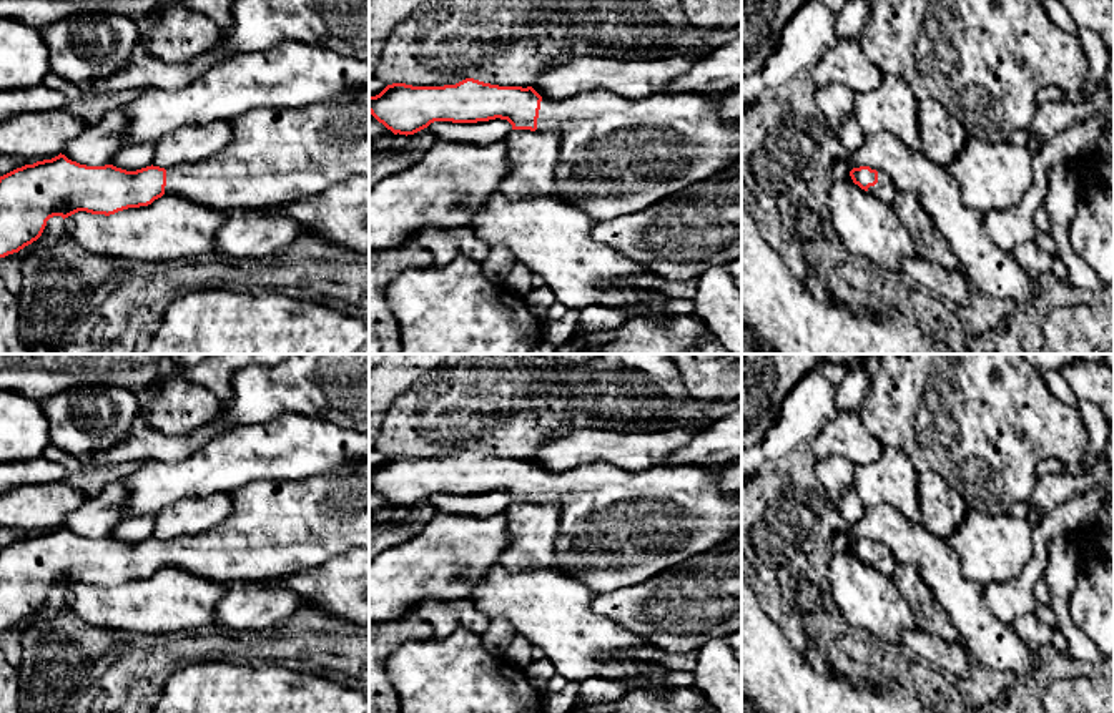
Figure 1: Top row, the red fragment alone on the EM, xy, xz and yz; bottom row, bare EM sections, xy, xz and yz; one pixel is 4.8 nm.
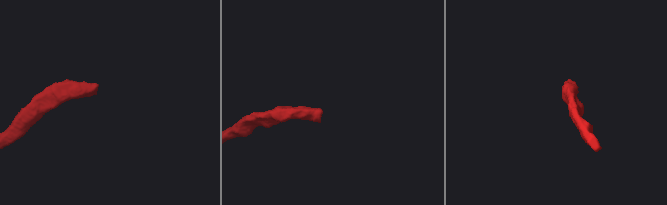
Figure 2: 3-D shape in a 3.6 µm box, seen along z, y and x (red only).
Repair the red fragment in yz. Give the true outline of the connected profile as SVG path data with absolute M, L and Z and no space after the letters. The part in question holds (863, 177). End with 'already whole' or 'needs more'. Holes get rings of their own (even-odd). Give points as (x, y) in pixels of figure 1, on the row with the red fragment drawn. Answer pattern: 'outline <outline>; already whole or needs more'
outline M860 166L853 168L850 171L850 176L855 184L858 184L865 191L870 191L875 198L888 204L893 203L896 189L883 171L873 170L870 166Z; needs more

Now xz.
outline M466 78L444 86L387 85L379 95L369 96L369 113L394 135L406 136L427 128L434 121L477 123L495 118L507 120L512 130L555 133L559 136L559 156L554 170L555 196L597 223L604 223L640 213L693 184L708 181L742 161L742 120L735 126L725 121L720 116L722 100L723 93L658 93L643 100L627 100L610 91L592 91L562 101L549 101L532 86L499 86Z; needs more

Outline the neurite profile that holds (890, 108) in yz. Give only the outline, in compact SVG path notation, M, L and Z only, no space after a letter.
M885 73L873 91L856 93L853 116L865 136L888 133L913 153L921 153L916 105L909 86L900 76Z

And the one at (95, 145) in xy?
M120 108L111 110L100 123L81 130L62 150L62 155L86 166L110 165L113 156L125 146L118 133L126 123L126 116Z

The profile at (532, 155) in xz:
M512 130L505 143L509 170L494 191L510 198L555 196L559 136L550 131Z

